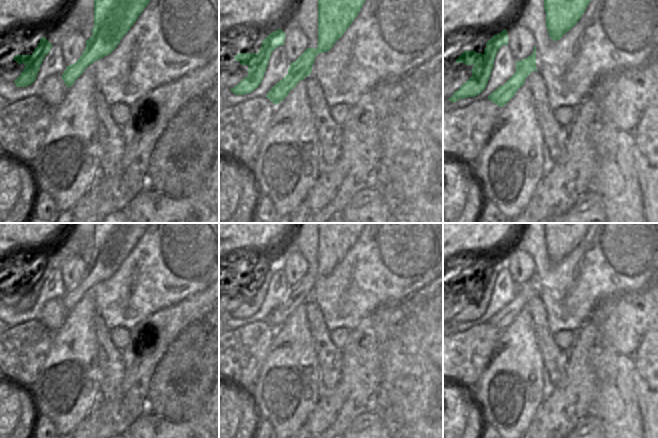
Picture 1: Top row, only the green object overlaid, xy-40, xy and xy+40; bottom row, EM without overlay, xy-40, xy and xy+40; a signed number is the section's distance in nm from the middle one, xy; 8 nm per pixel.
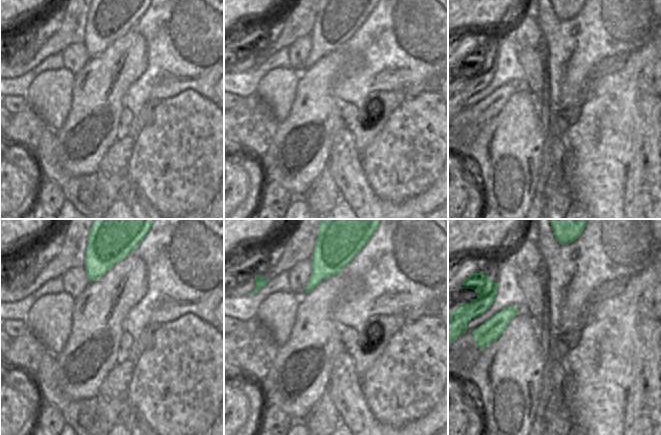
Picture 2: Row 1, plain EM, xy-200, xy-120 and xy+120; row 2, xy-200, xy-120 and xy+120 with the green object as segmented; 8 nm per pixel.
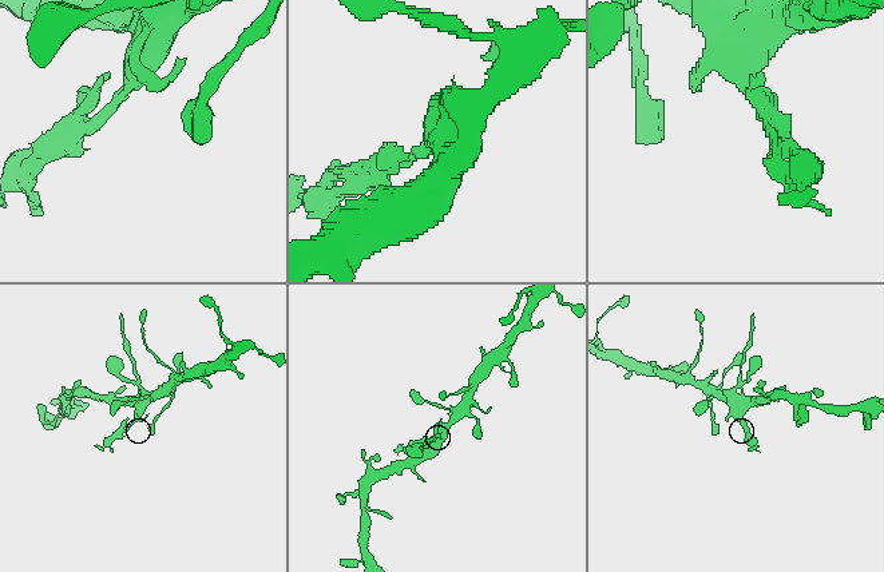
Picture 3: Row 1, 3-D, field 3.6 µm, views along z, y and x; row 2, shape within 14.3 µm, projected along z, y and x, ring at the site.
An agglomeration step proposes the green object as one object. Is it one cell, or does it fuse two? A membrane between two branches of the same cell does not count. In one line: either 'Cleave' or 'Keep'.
Cleave

